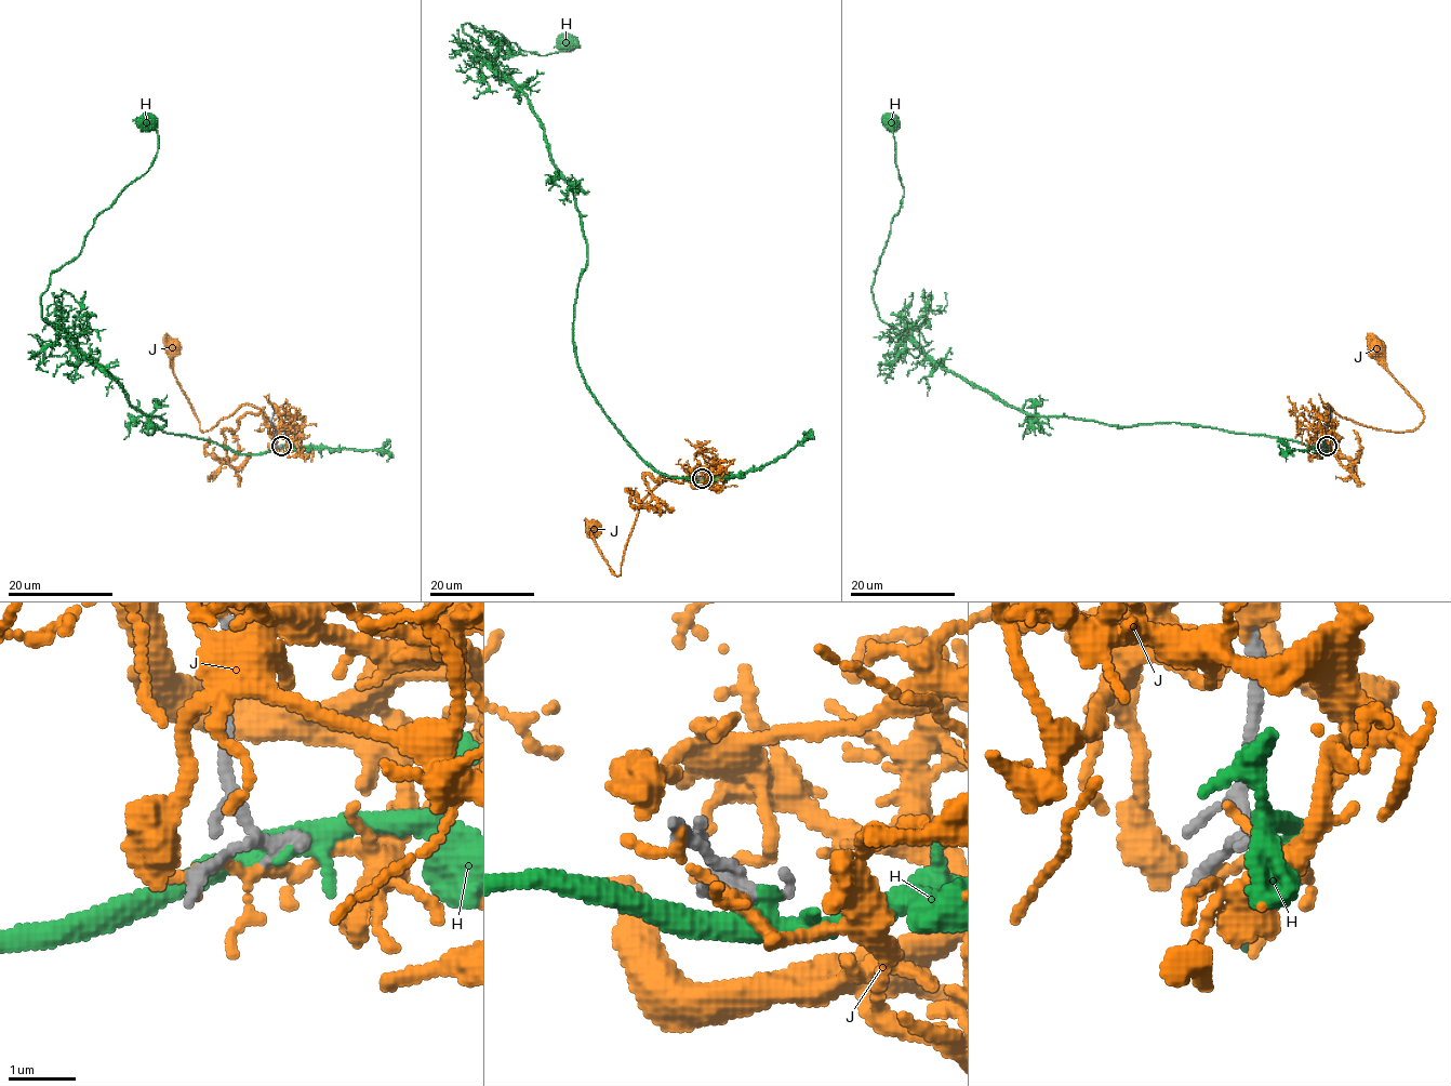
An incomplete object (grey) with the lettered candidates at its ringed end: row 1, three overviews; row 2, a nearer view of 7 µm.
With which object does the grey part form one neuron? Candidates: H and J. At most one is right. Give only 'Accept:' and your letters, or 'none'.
Accept: none

